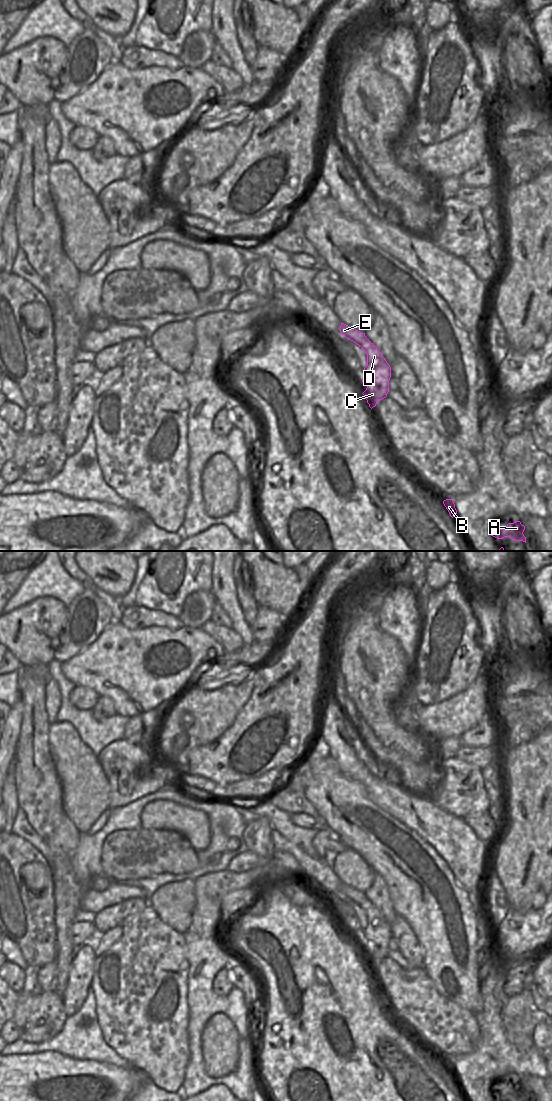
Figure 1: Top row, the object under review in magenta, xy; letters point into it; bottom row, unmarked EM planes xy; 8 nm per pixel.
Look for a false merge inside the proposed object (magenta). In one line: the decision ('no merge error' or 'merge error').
no merge error

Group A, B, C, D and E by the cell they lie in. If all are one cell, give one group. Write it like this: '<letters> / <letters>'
A B C D E

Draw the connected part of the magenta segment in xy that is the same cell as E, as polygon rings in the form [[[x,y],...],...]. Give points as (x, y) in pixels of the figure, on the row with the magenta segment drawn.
[[[344,323],[339,328],[341,335],[356,343],[367,354],[367,366],[363,370],[362,382],[367,386],[362,393],[372,409],[389,392],[391,367],[379,349],[362,333]]]

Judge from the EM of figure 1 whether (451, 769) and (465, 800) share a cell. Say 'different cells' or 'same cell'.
same cell

